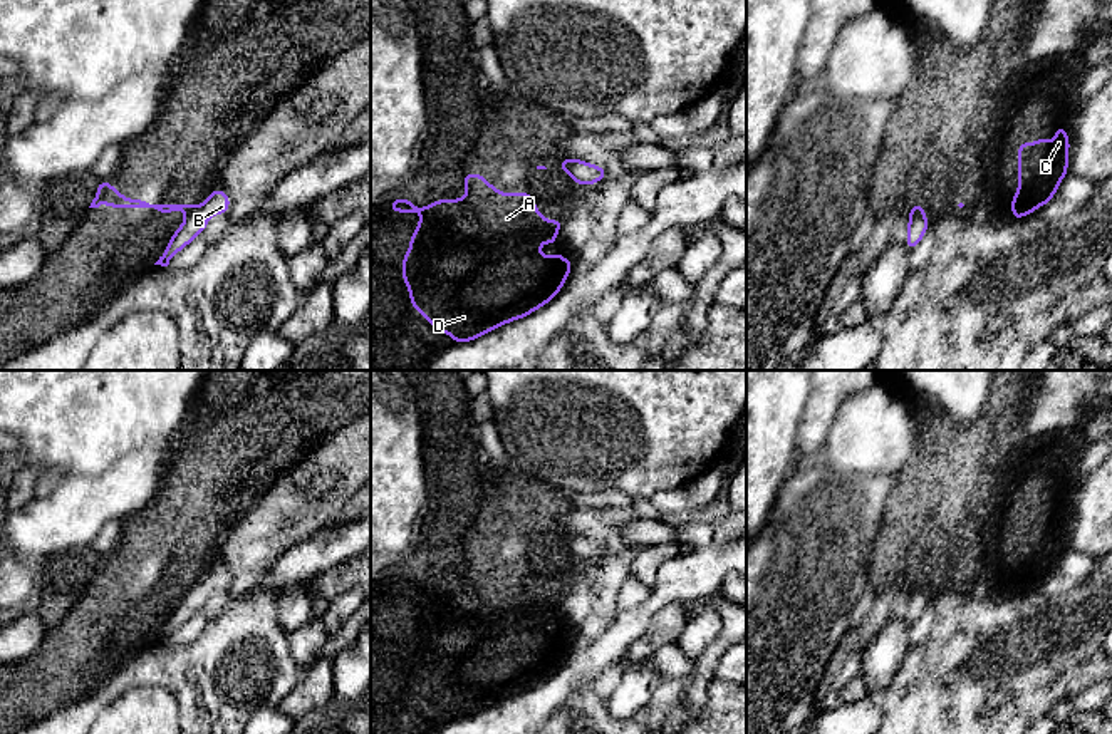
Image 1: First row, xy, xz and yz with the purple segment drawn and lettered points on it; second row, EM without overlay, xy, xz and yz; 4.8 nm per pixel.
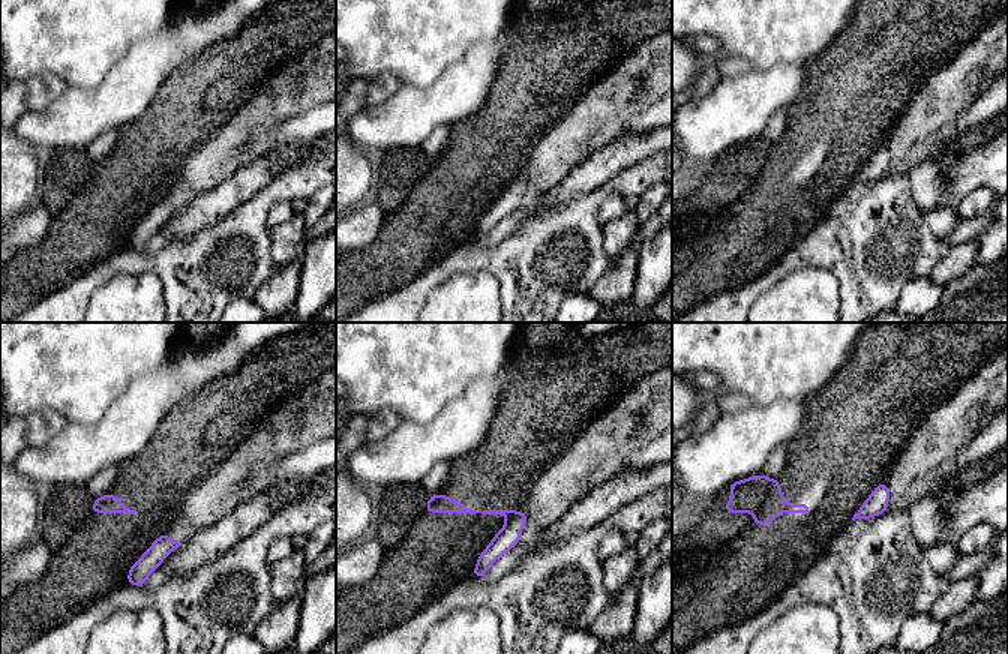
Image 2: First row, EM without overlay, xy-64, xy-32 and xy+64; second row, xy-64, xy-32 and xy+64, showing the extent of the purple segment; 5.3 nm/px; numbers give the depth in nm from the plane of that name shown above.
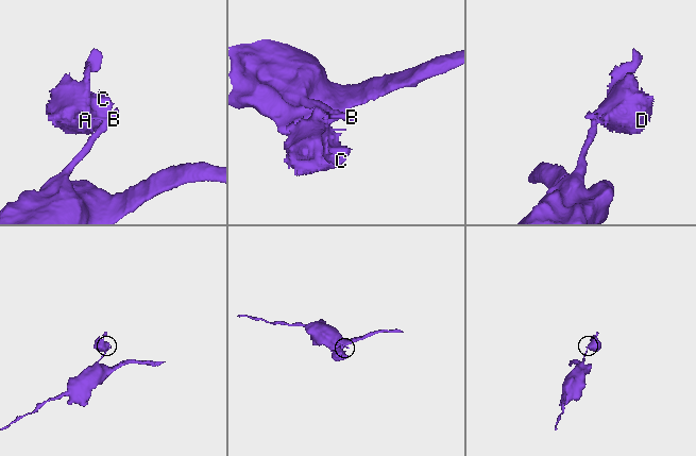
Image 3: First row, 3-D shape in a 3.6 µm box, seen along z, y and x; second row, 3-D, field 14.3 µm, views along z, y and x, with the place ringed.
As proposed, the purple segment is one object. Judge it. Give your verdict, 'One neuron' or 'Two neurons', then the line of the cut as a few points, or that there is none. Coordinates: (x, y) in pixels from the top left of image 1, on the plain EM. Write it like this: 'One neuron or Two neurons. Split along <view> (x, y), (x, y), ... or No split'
Two neurons. Split along xy (197, 582), (187, 589)

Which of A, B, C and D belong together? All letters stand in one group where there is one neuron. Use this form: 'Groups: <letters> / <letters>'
Groups: A C D / B

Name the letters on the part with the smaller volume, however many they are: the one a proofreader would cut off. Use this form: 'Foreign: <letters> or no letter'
Foreign: A, C, D

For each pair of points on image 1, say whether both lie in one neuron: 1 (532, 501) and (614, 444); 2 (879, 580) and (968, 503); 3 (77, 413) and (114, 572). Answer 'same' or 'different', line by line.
1: different
2: same
3: different

